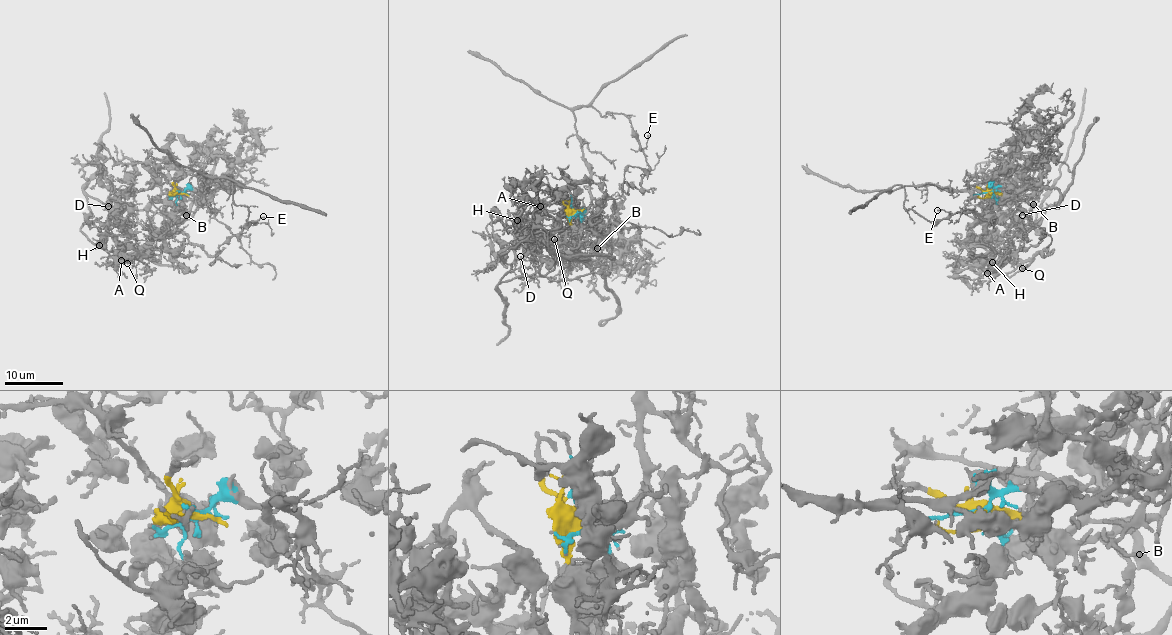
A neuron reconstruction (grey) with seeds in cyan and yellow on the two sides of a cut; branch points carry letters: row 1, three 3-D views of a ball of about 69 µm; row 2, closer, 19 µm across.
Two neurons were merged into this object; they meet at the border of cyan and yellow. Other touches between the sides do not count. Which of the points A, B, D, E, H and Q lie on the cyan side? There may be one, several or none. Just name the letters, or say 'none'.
E

